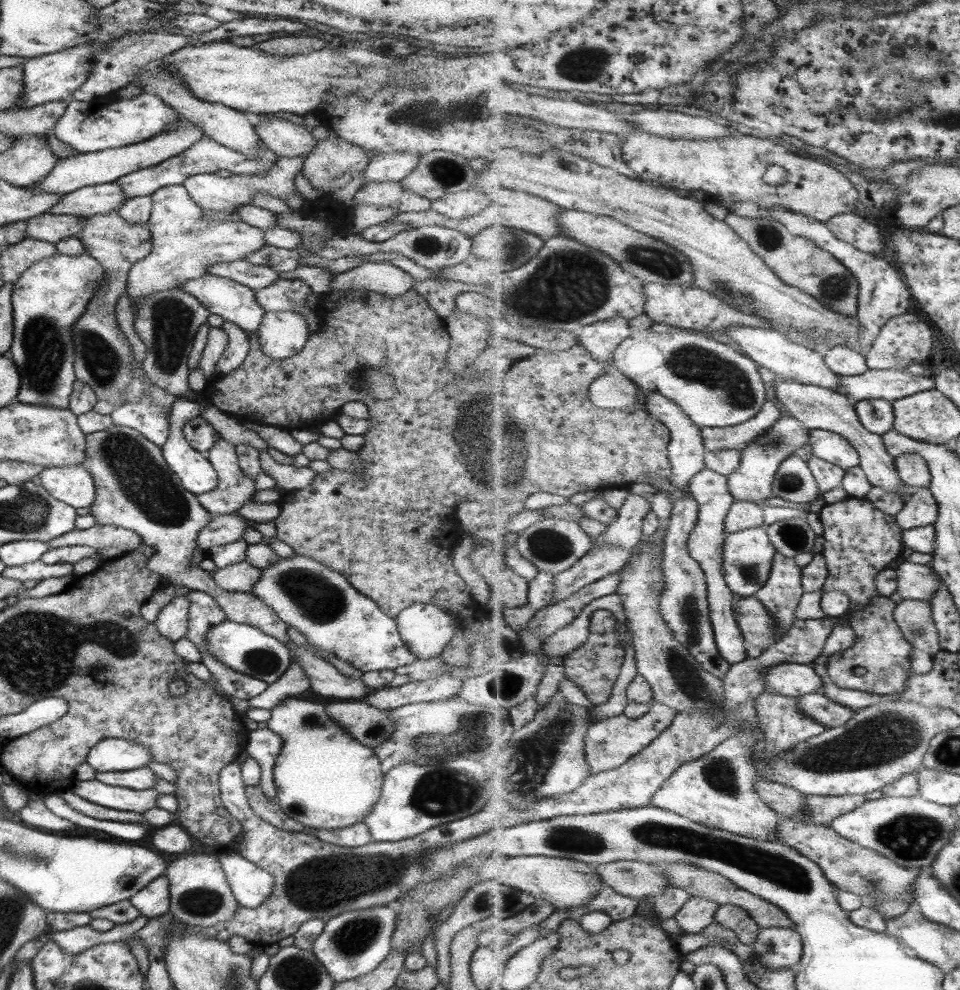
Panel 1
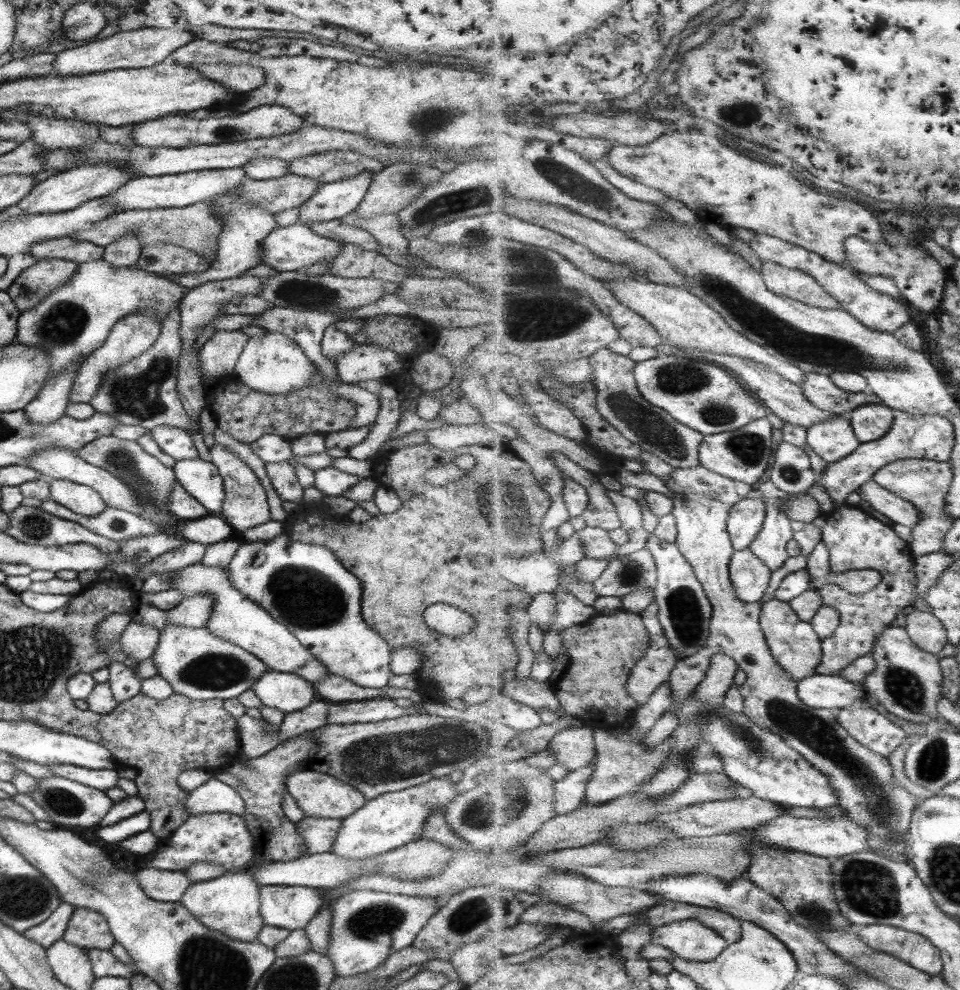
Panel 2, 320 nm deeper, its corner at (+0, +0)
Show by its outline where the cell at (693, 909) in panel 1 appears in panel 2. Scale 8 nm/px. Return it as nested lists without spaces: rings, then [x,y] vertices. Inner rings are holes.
[[[699,920],[673,922],[657,928],[651,943],[665,946],[677,957],[699,962],[715,960],[727,948],[727,939]]]

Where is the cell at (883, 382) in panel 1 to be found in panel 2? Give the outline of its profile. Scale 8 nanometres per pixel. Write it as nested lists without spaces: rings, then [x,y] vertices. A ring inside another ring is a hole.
[[[807,373],[805,382],[800,386],[803,387],[807,400],[813,402],[821,410],[829,410],[840,416],[848,416],[858,406],[867,403],[882,404],[882,398],[871,390],[866,392],[842,390],[827,374]]]

